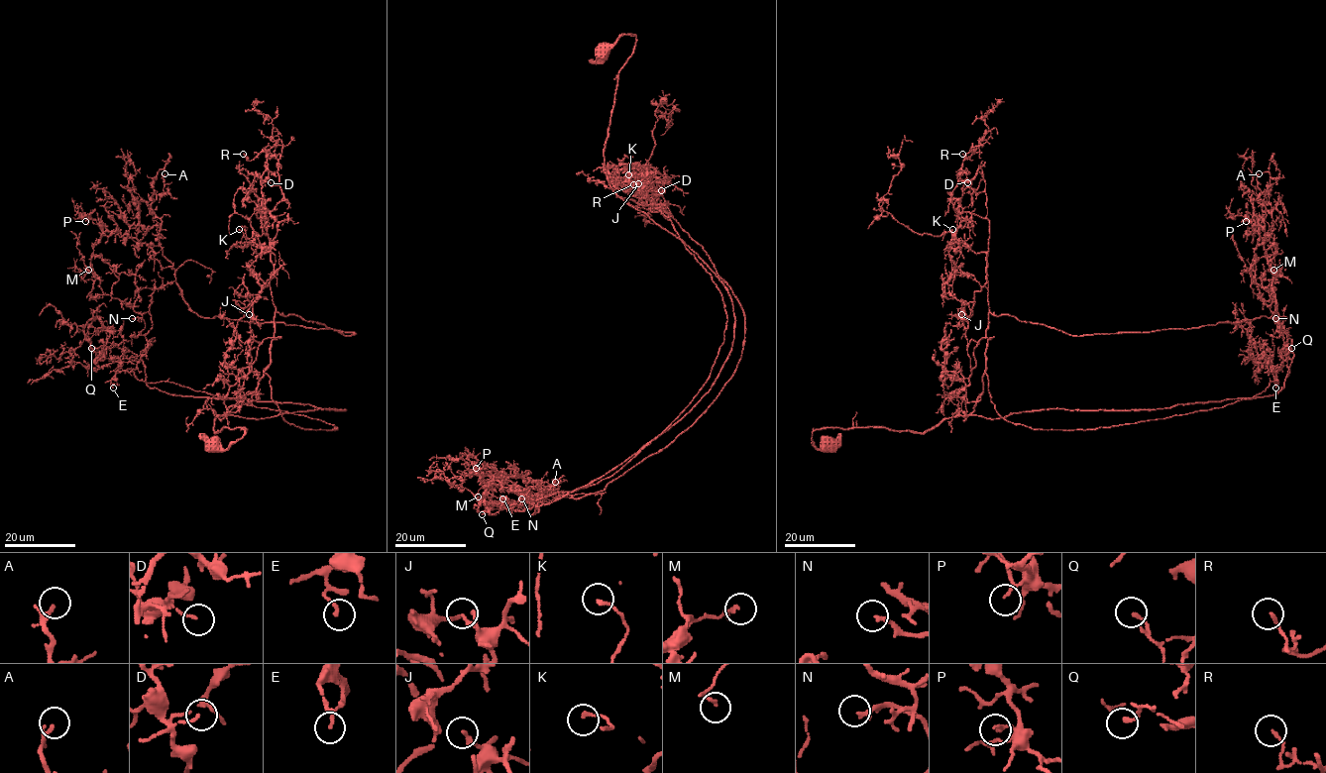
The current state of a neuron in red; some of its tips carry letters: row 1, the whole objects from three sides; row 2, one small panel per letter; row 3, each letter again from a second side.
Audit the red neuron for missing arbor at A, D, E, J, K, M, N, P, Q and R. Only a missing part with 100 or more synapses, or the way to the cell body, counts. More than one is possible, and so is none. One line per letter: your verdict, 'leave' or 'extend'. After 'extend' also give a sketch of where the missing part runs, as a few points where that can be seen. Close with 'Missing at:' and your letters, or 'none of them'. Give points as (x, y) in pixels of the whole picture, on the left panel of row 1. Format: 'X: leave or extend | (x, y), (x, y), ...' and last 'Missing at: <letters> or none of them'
A: leave
D: leave
E: leave
J: leave
K: leave
M: leave
N: extend | (132, 318), (112, 314), (97, 316), (90, 323), (67, 283), (52, 281), (55, 271)
P: leave
Q: leave
R: leave
Missing at: N

